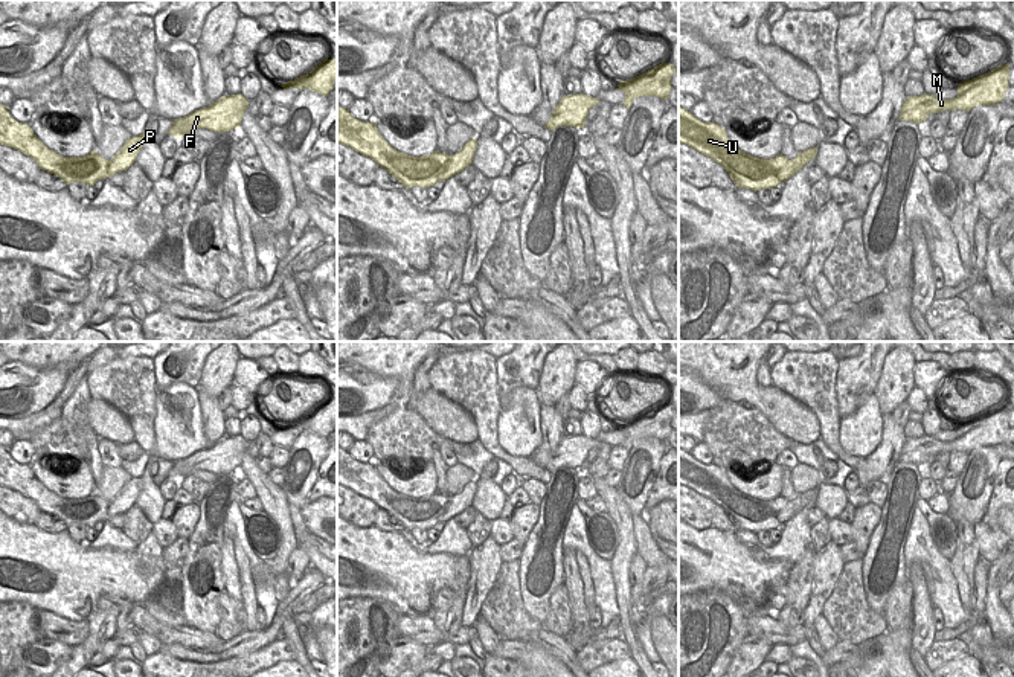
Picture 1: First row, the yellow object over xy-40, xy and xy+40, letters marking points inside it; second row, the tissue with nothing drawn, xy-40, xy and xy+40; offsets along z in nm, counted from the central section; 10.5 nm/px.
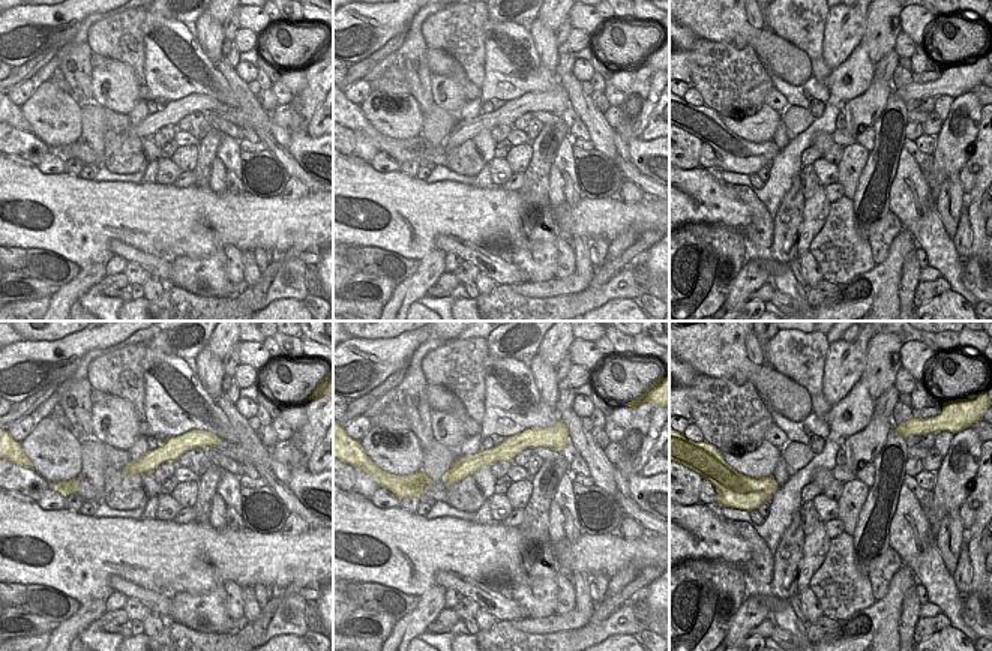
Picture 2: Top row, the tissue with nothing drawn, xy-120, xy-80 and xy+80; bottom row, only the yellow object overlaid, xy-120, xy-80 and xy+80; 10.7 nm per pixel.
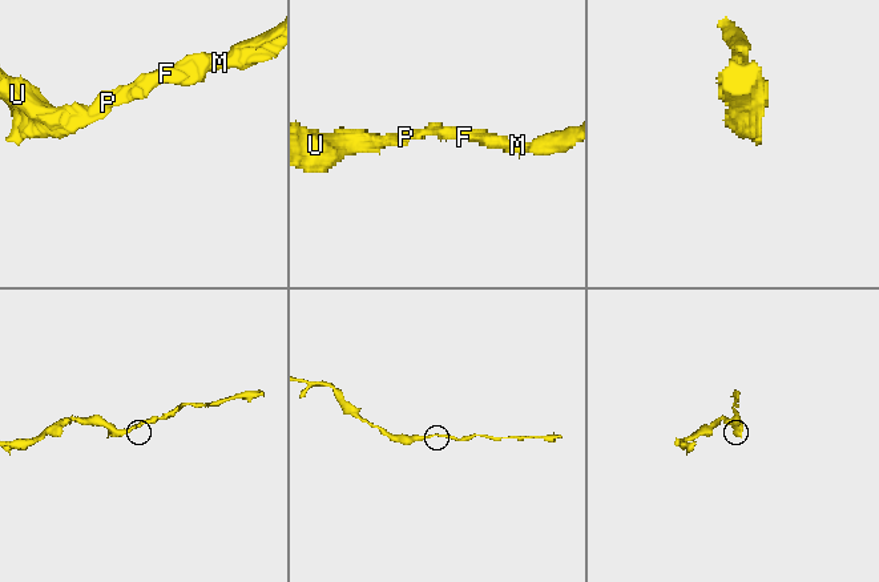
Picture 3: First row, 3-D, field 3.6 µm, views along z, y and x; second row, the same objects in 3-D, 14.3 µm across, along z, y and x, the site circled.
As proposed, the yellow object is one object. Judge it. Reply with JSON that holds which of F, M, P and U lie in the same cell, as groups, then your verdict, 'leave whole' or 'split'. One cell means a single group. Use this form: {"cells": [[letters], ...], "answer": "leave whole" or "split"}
{"cells": [["F", "M", "P", "U"]], "answer": "leave whole"}

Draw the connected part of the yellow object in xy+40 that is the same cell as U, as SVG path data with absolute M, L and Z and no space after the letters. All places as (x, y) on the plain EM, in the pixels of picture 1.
M679 447L679 485L720 505L738 529L759 532L778 529L801 512L817 496L817 488L797 494L788 502L778 496L773 500L759 500L738 491L727 479L723 468L715 464L701 464L691 453Z

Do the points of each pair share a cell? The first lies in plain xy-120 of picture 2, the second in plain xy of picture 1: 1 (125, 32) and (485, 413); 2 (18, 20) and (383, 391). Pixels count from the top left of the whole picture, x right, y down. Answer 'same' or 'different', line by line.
1: same
2: same

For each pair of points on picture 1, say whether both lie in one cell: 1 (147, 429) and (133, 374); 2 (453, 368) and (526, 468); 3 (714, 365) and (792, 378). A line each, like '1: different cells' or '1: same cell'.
1: same cell
2: same cell
3: different cells

